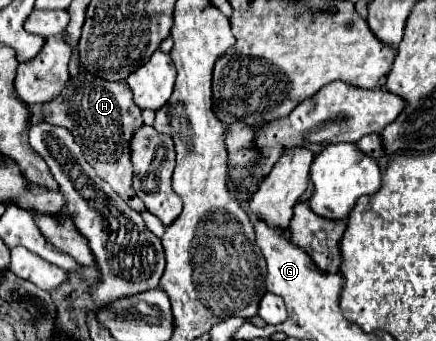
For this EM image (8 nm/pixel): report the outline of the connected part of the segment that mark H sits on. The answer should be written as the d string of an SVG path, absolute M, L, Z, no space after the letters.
M89 73L81 75L79 79L71 79L69 85L63 89L63 95L47 103L45 119L49 123L73 131L77 143L83 145L85 159L95 167L97 175L103 181L107 181L113 187L113 191L125 203L129 203L129 207L133 207L139 213L147 211L145 205L135 197L135 191L131 189L133 165L129 159L127 143L135 133L135 129L143 125L143 119L141 119L141 109L131 99L131 91L127 91L127 83L109 83L103 79L95 79Z

